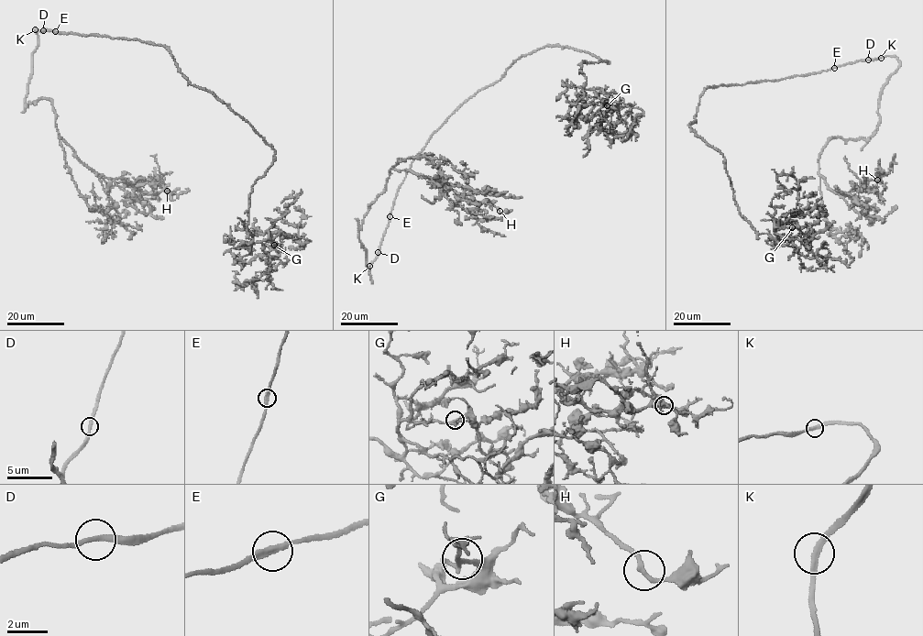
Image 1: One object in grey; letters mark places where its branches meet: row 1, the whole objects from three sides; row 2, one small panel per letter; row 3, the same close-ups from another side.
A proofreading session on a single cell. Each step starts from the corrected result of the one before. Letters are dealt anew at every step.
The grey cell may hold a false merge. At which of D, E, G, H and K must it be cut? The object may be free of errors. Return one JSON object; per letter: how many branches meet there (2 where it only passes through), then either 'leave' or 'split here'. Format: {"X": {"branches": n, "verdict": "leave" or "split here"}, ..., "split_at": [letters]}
{"D": {"branches": 2, "verdict": "leave"}, "E": {"branches": 2, "verdict": "leave"}, "G": {"branches": 2, "verdict": "leave"}, "H": {"branches": 2, "verdict": "leave"}, "K": {"branches": 2, "verdict": "leave"}, "split_at": []}

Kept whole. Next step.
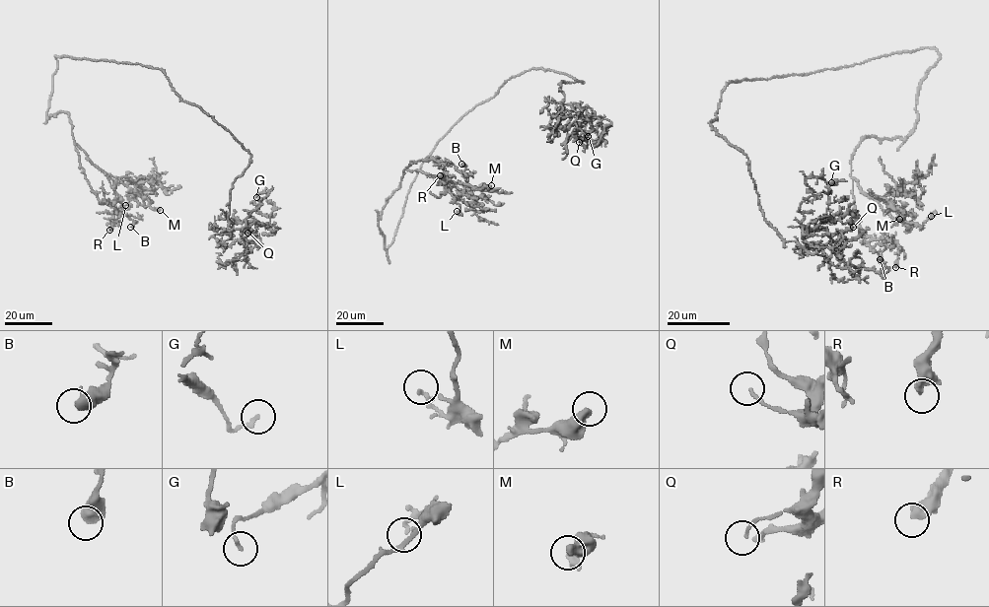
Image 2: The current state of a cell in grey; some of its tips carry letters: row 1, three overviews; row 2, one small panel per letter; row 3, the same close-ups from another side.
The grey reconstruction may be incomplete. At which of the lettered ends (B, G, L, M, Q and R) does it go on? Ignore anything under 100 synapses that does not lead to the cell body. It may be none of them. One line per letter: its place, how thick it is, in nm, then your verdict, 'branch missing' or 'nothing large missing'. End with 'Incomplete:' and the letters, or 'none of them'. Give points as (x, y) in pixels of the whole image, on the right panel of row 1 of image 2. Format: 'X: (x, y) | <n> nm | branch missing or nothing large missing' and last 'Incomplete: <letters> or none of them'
B: (880, 259) | 550 nm | nothing large missing
G: (831, 182) | 150 nm | nothing large missing
L: (931, 216) | 150 nm | nothing large missing
M: (899, 219) | 440 nm | nothing large missing
Q: (853, 227) | 110 nm | nothing large missing
R: (895, 267) | 460 nm | nothing large missing
Incomplete: none of them

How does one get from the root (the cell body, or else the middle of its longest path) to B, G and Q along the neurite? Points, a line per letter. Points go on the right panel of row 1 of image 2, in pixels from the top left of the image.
B: (799, 75), (940, 55), (915, 128), (867, 136), (851, 159), (859, 231), (887, 246), (880, 259)
G: (799, 75), (731, 82), (709, 123), (746, 155), (764, 220), (784, 241), (806, 245), (806, 178), (831, 182)
Q: (799, 75), (731, 82), (709, 123), (746, 155), (764, 220), (782, 239), (832, 247), (853, 227)

